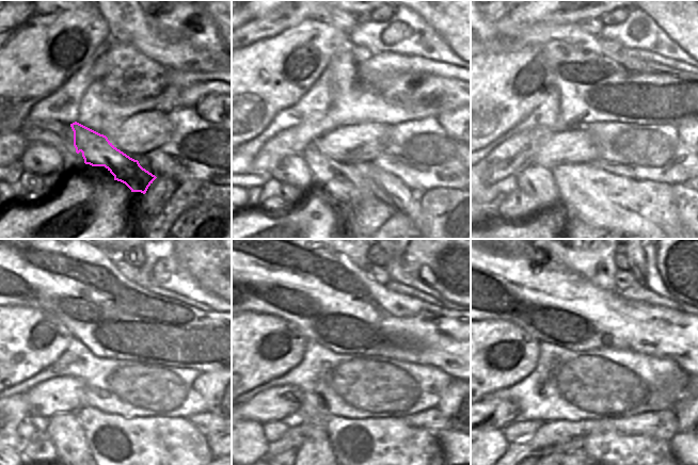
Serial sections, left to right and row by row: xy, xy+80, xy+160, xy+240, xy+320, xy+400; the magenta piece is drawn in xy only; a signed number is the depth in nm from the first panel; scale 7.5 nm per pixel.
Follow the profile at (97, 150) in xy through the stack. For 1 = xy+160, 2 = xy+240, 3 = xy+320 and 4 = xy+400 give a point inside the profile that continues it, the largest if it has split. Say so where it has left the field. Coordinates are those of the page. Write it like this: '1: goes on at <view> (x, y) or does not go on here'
1: goes on at xy+160 (646, 209)
2: goes on at xy+240 (168, 447)
3: goes on at xy+320 (415, 451)
4: goes on at xy+400 (655, 455)

